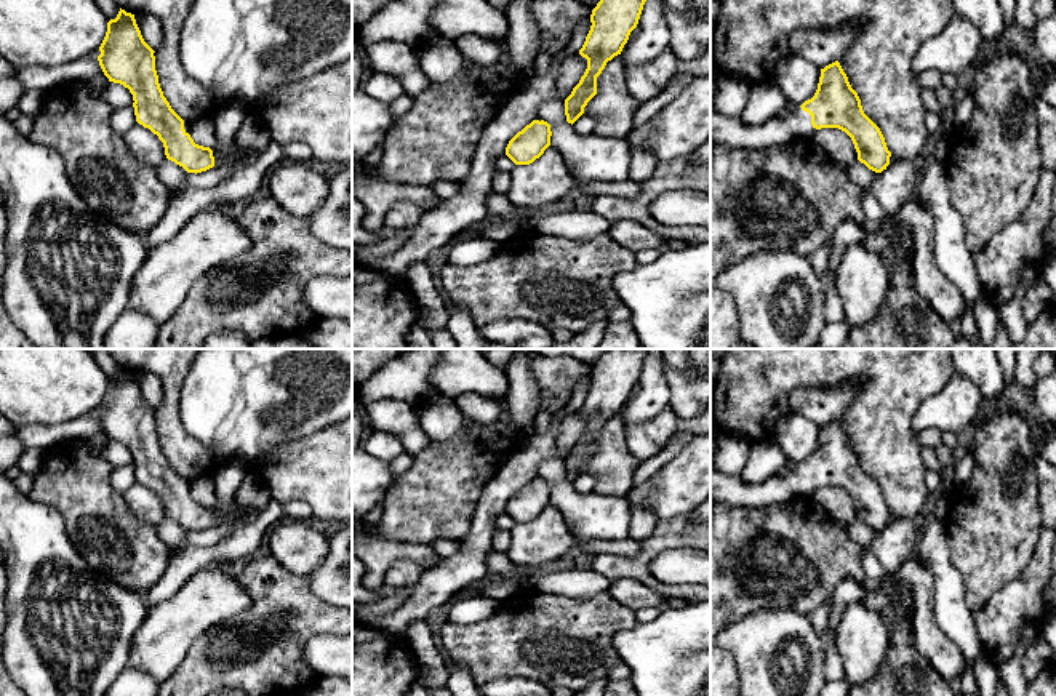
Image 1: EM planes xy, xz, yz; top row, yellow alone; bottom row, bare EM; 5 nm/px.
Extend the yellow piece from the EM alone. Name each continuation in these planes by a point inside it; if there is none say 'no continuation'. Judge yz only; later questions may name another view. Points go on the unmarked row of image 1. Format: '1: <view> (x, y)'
1: yz (796, 482)

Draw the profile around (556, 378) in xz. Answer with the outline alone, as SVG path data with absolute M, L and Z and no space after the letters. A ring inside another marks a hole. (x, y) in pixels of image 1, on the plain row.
M530 357L530 368L539 387L539 410L557 413L573 394L576 382L590 376L592 365L568 357Z

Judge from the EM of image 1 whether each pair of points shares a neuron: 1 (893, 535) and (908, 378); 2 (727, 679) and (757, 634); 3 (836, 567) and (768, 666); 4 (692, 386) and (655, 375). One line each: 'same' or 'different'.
1: different
2: different
3: different
4: different

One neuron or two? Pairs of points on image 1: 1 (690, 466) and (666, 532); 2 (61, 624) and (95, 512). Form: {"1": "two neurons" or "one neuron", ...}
{"1": "two neurons", "2": "two neurons"}

